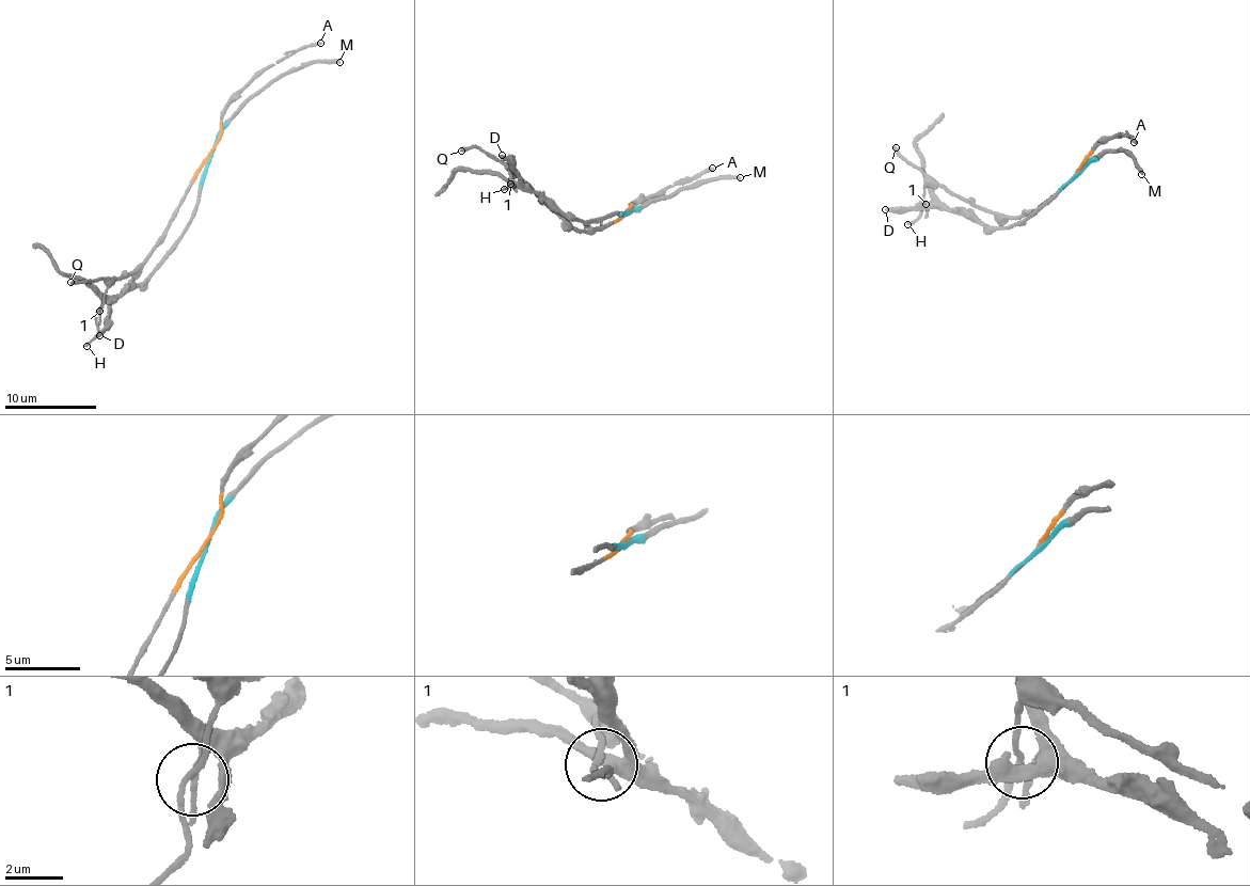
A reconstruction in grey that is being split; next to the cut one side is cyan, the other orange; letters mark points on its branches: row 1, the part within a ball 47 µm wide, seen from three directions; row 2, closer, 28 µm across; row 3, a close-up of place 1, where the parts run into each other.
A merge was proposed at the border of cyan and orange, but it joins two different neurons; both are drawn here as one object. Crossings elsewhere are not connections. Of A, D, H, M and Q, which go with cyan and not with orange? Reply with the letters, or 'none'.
D, M

